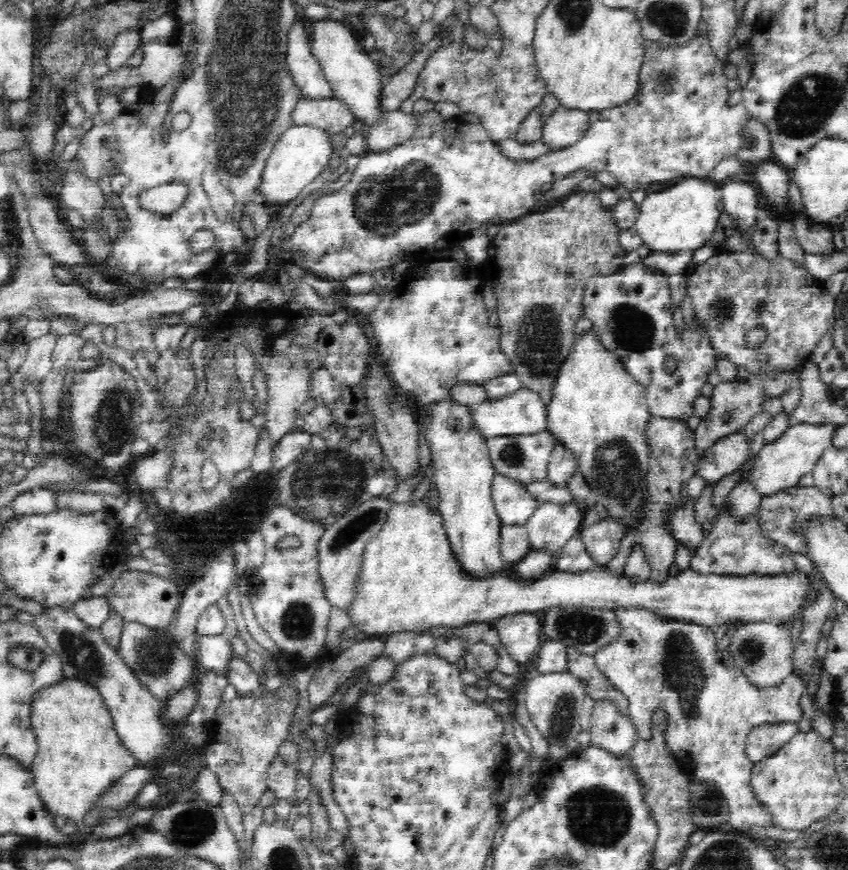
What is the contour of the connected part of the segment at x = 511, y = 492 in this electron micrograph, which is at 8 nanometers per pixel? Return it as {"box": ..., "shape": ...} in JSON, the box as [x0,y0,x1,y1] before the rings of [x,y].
{"box":[493,473,541,525],"shape":[[[498,473],[493,478],[495,510],[503,524],[525,525],[541,502],[534,499],[520,484]]]}

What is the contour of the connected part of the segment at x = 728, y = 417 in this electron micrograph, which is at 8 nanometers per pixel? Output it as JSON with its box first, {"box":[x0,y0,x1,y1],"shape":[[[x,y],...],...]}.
{"box":[692,369,800,474],"shape":[[[800,369],[789,375],[782,376],[752,376],[752,380],[748,382],[738,382],[733,380],[731,383],[718,384],[714,388],[714,396],[712,396],[712,408],[709,410],[707,421],[700,421],[697,429],[694,431],[694,450],[692,450],[692,467],[694,474],[699,474],[700,463],[705,459],[705,454],[712,448],[717,440],[723,439],[731,432],[740,431],[750,420],[751,417],[758,412],[758,402],[762,400],[764,394],[776,396],[784,392],[786,388],[790,388],[792,382],[798,382]]]}

